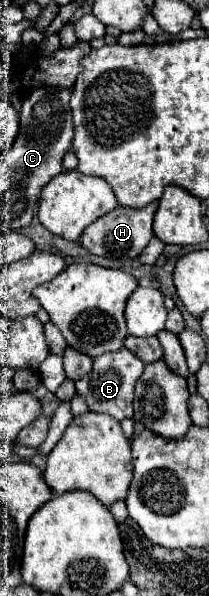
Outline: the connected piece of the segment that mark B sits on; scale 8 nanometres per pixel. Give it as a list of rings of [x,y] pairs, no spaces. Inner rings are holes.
[[[126,347],[100,355],[94,359],[94,369],[76,381],[76,391],[86,399],[88,409],[94,413],[108,413],[114,419],[122,421],[126,417],[132,417],[132,397],[134,397],[134,385],[140,379],[144,371],[144,363]]]

